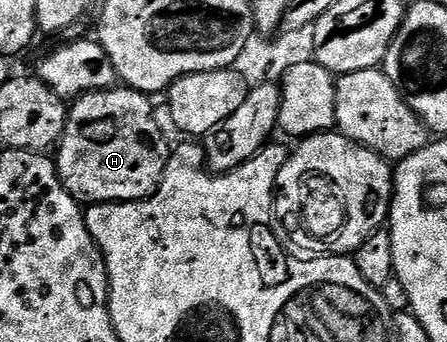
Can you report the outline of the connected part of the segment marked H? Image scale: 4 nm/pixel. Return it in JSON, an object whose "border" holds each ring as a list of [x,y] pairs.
{"border":[[[112,88],[81,94],[70,103],[67,127],[57,143],[57,169],[63,186],[76,202],[137,202],[158,190],[167,167],[169,145],[159,131],[151,102],[139,90]]]}

